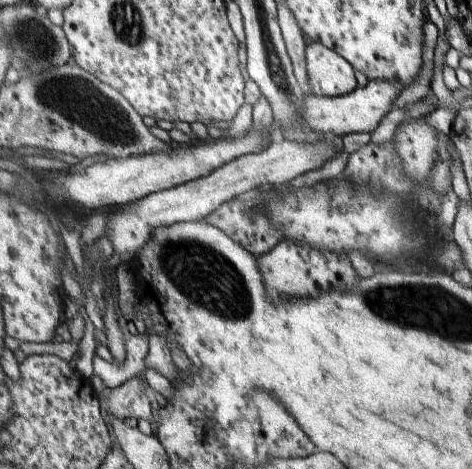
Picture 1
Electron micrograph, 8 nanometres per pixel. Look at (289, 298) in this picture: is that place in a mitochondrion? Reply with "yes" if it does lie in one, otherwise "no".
no

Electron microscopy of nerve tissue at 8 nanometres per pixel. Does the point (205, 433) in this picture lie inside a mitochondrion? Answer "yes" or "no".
no

